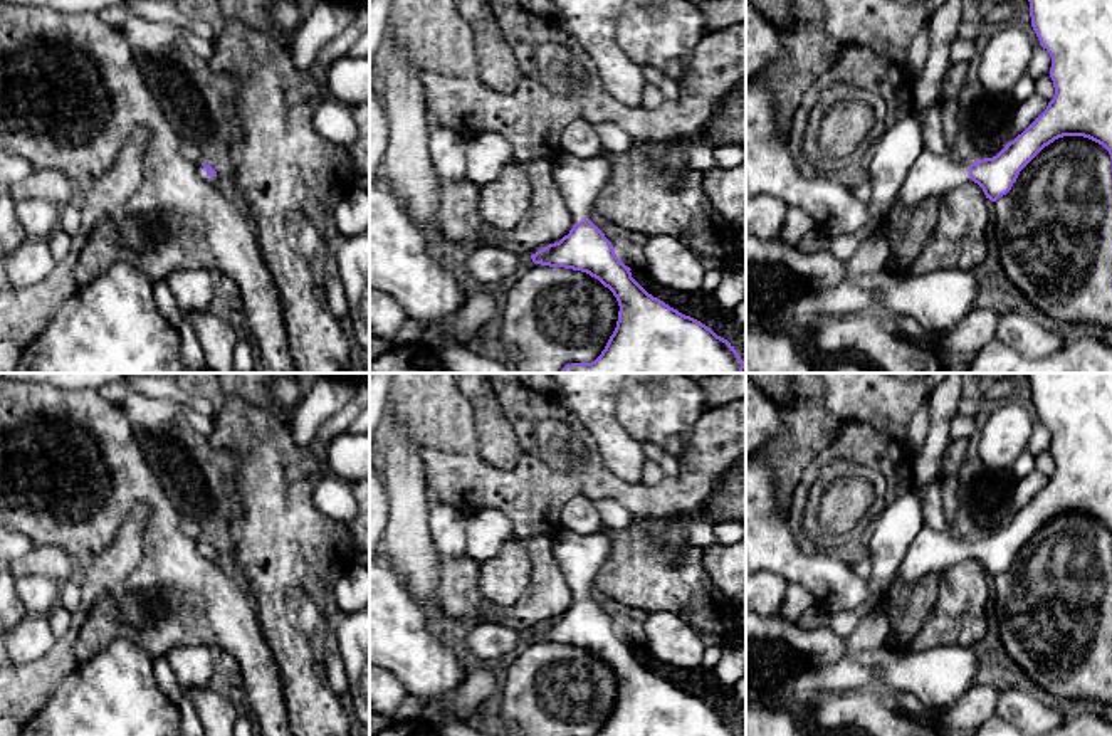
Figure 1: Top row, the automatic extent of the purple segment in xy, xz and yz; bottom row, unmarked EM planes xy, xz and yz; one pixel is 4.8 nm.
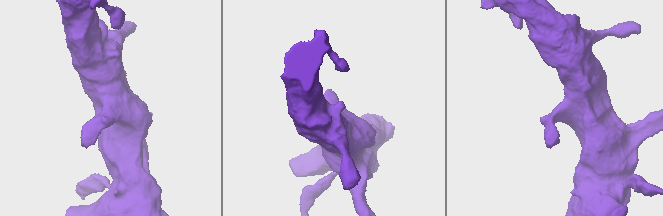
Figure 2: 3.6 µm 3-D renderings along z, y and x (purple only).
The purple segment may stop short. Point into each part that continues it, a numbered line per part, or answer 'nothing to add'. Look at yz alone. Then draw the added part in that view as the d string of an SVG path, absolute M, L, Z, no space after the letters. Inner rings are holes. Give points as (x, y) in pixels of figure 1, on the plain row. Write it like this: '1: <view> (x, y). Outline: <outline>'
1: yz (931, 552). Outline: M924 524L905 551L899 576L912 585L931 573L942 573L969 558L973 558L969 541Z

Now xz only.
1: xz (580, 558). Outline: M561 528L553 538L553 555L563 571L573 598L590 597L593 580L610 556L610 538L598 531L581 536Z

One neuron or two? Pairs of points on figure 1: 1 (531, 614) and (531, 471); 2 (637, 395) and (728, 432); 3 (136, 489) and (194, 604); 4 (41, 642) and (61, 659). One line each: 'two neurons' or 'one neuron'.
1: two neurons
2: two neurons
3: one neuron
4: two neurons

